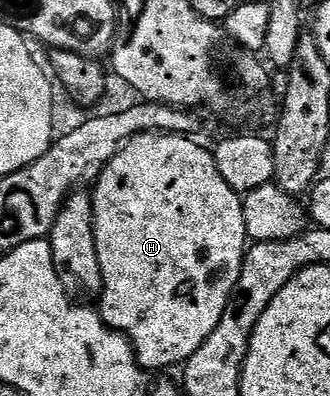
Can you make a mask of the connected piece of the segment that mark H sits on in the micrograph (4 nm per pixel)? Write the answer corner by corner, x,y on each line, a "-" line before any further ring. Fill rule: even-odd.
139,133
131,137
118,150
115,157
102,170
102,174
98,176
92,189
96,255
100,259
100,271
102,272
103,290
100,294
102,319
111,330
129,337
139,366
147,371
166,369
169,365
181,366
196,351
200,351
200,347
210,338
212,331
216,331
224,311
230,305
234,288
237,287
240,279
242,260
246,258
248,248
244,211
242,210
243,198
235,189
228,187
228,183
224,183
224,175
220,175
220,171
216,167
213,152
190,140
194,139
176,133

